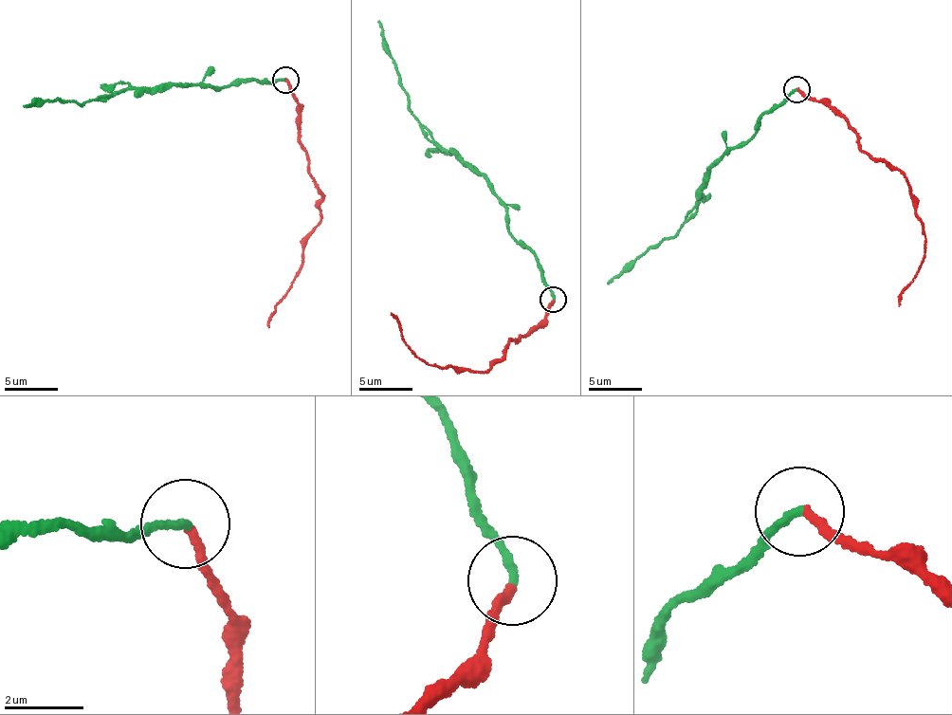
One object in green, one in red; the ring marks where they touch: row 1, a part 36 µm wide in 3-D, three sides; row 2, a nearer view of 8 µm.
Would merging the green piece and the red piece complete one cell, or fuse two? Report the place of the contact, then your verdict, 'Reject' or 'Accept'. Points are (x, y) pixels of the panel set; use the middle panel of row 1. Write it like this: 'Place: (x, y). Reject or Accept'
Place: (553, 299). Accept

